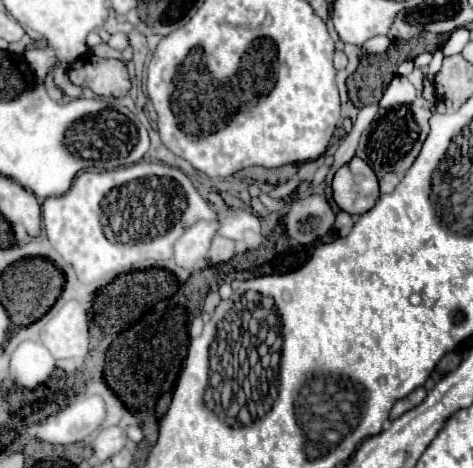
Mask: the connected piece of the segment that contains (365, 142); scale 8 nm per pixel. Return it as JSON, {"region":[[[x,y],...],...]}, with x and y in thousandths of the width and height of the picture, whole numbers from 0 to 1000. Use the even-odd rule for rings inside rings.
{"region":[[[879,220],[808,233],[786,259],[786,267],[765,284],[753,335],[770,340],[786,361],[808,361],[808,365],[829,365],[829,370],[863,365],[888,327],[896,297],[905,293],[909,246],[913,241],[905,233]]]}

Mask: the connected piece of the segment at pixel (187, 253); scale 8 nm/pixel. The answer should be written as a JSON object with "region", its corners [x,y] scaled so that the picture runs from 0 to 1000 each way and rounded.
{"region":[[[419,472],[389,494],[368,528],[368,553],[397,579],[427,575],[436,566],[444,515],[461,494],[461,472]]]}

